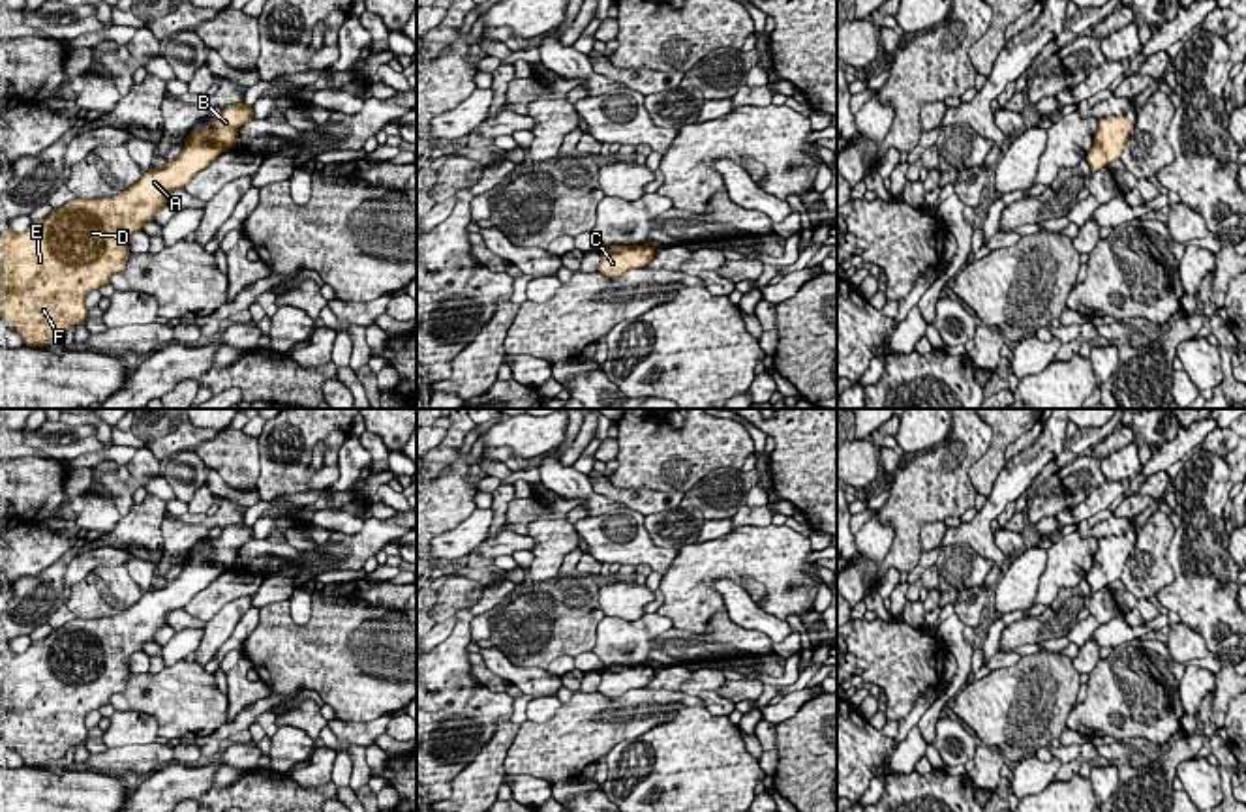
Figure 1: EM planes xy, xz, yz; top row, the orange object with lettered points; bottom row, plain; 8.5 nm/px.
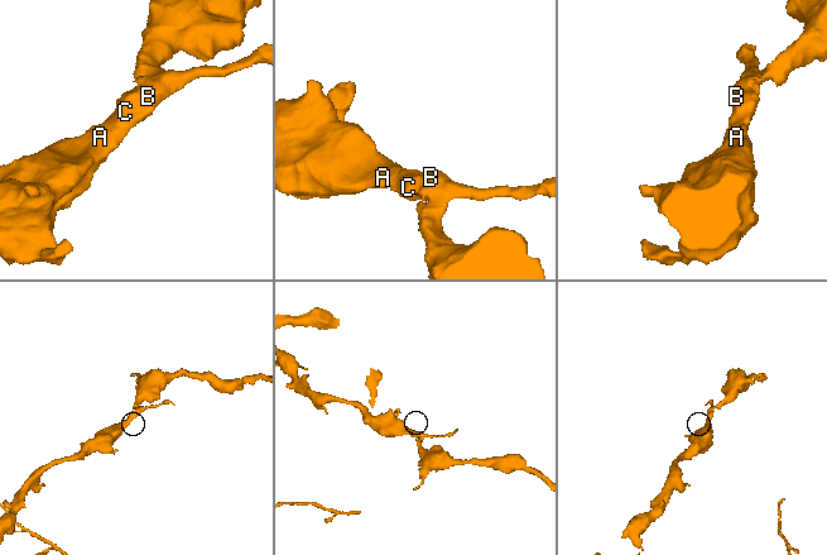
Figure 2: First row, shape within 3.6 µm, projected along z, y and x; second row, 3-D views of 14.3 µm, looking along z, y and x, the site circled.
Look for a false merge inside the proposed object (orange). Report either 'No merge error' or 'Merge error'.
No merge error

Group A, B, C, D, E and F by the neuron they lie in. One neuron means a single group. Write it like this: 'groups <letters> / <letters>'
groups A B C D E F

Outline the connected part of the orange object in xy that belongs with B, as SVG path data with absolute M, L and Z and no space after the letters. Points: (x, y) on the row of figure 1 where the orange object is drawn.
M231 103L221 114L206 122L214 133L191 129L184 137L184 150L165 167L148 169L139 182L114 197L79 199L54 208L45 219L32 221L24 233L6 229L0 234L0 319L21 334L26 347L41 349L49 339L62 339L68 330L88 315L86 294L111 281L126 268L129 236L152 221L167 206L167 195L184 189L191 178L206 169L221 152L238 143L238 129L253 120L253 107Z

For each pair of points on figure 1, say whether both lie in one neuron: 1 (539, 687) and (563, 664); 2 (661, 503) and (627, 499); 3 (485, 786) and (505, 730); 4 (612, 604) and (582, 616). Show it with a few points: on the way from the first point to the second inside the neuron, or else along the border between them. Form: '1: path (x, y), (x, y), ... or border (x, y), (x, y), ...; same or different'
1: border (547, 670), (560, 677); different
2: path (653, 501), (635, 499); same
3: path (486, 773), (500, 743); same
4: border (599, 587), (599, 608), (605, 616); different

